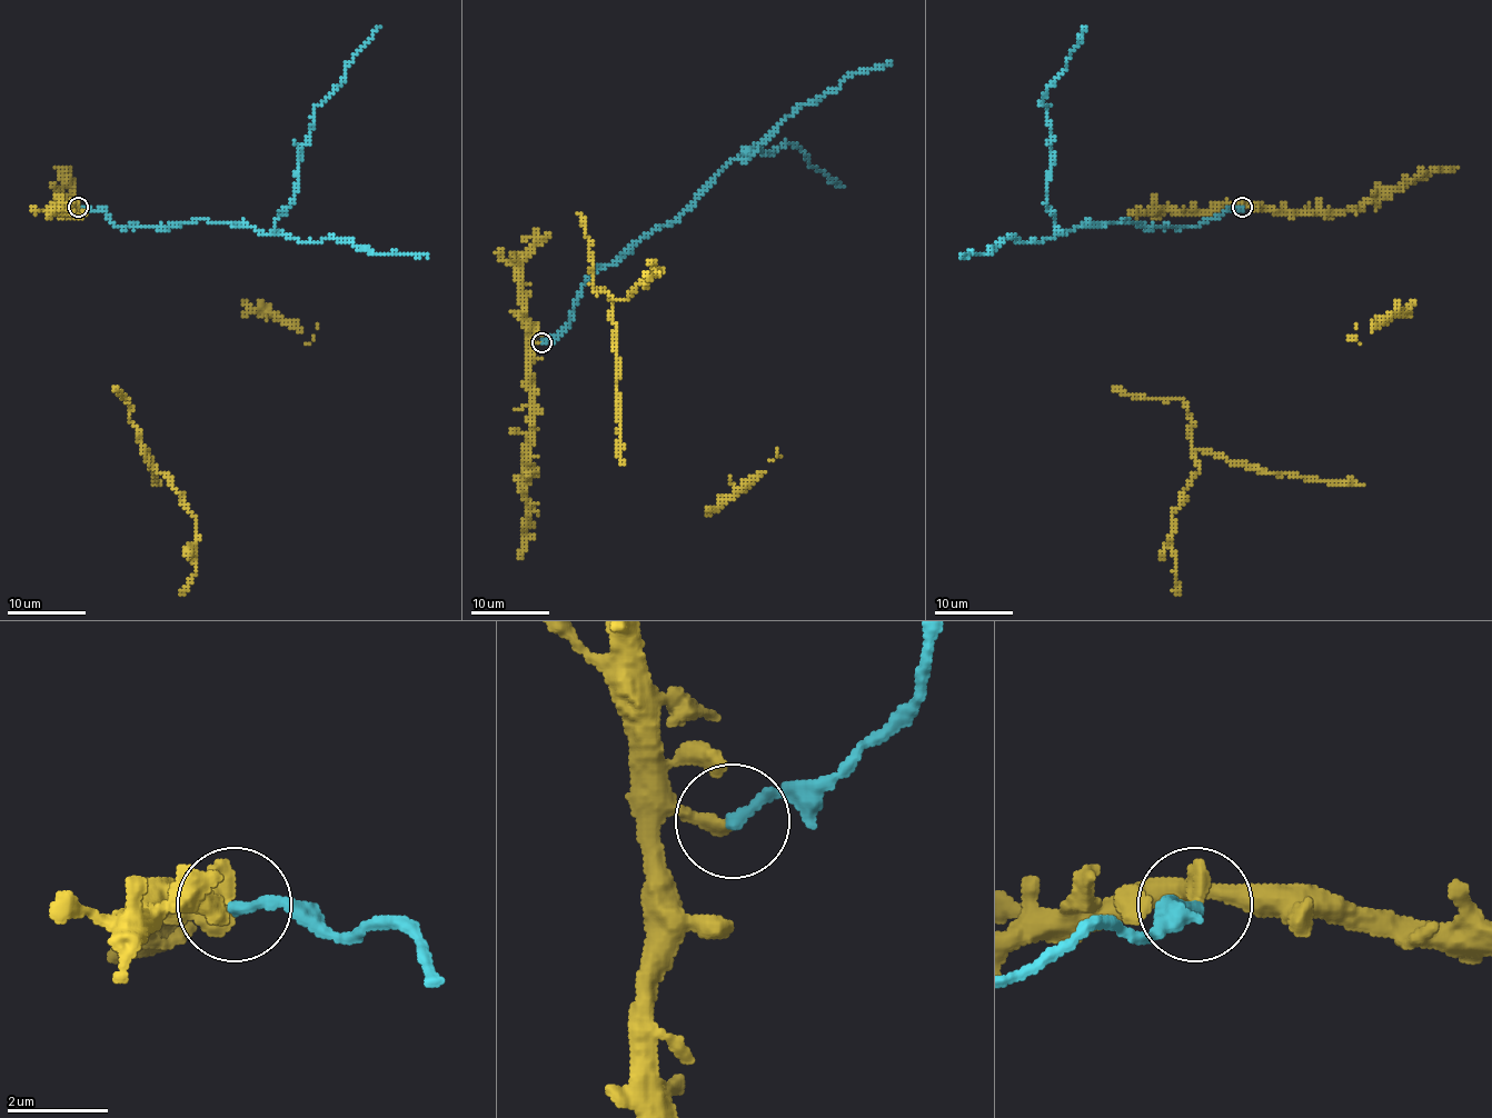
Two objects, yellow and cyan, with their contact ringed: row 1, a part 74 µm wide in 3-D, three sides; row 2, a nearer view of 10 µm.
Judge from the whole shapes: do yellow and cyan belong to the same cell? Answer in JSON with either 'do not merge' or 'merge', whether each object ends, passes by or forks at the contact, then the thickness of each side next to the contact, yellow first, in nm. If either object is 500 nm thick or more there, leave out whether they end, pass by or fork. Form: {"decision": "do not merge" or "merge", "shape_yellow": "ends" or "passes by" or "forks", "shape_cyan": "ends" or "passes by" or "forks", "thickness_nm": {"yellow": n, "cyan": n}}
{"decision": "do not merge", "shape_yellow": "ends", "shape_cyan": "ends", "thickness_nm": {"yellow": 380, "cyan": 240}}

